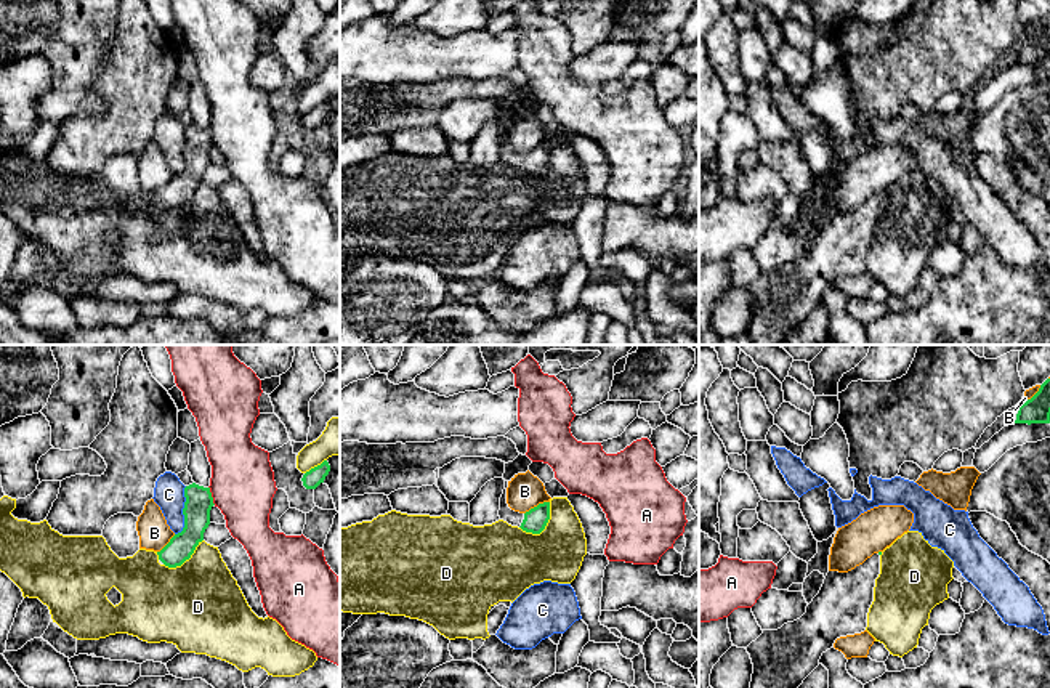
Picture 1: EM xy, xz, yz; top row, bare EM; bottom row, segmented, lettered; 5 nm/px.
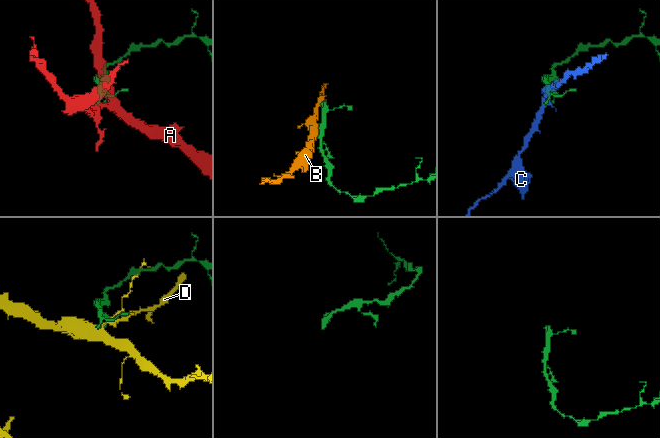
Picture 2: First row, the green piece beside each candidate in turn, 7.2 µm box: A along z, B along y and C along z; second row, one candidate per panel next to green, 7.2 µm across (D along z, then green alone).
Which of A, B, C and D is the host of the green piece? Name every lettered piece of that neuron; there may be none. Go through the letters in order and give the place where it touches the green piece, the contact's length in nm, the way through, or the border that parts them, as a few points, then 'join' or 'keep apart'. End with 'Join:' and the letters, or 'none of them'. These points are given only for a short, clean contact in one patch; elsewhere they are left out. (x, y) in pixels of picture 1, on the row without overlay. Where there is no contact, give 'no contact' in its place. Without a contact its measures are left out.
A: xy (210, 137) | 100 nm | along xy (209, 127), (215, 145) | keep apart
B: yz (1031, 39) | 170 nm | keep apart
C: xy (183, 153) | 260 nm | keep apart
D: xz (544, 169) | 200 nm | keep apart
Join: none of them

